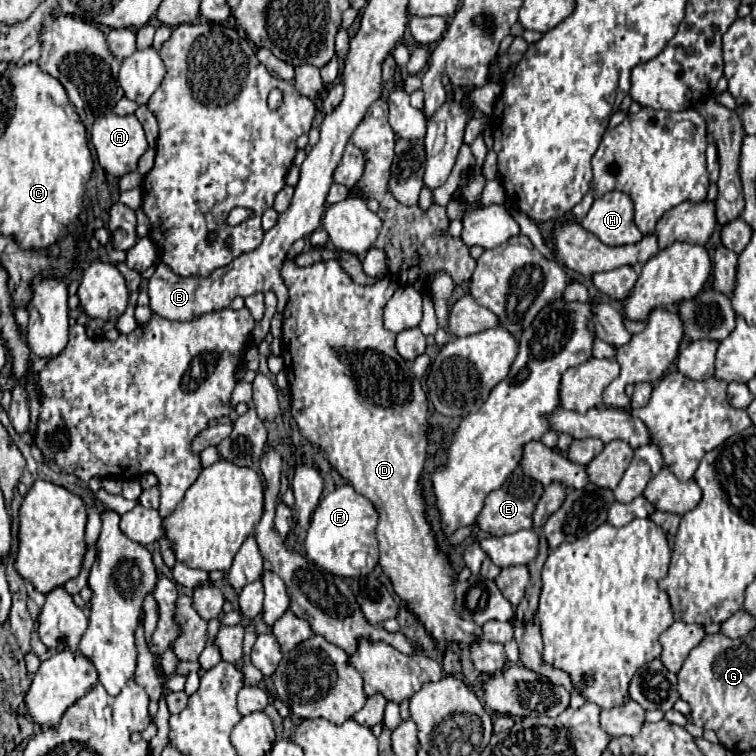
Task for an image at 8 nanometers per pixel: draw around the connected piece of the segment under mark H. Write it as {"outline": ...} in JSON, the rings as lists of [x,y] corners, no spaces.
{"outline":[[[621,191],[595,199],[581,225],[605,245],[637,243],[643,237],[633,221],[633,203]]]}

